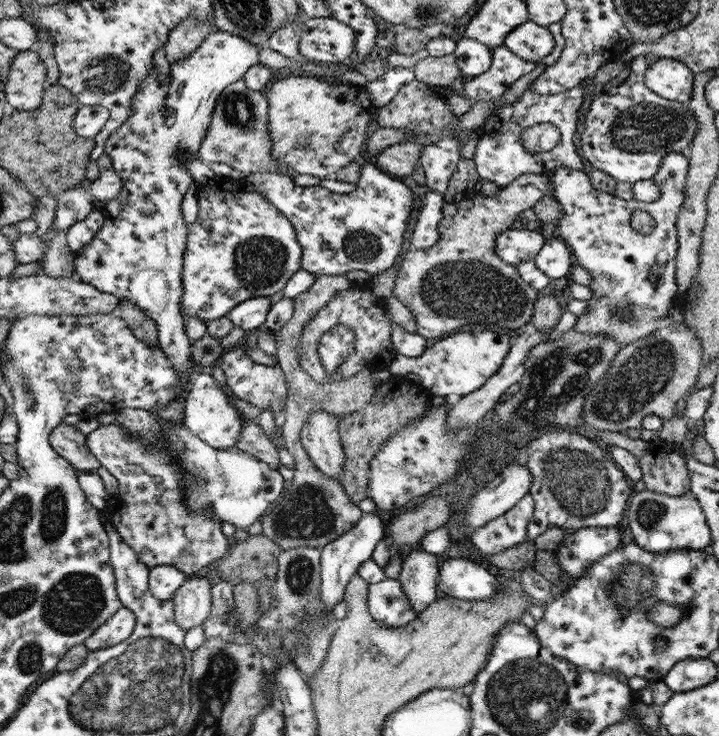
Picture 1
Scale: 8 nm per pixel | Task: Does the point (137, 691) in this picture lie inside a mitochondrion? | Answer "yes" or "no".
yes

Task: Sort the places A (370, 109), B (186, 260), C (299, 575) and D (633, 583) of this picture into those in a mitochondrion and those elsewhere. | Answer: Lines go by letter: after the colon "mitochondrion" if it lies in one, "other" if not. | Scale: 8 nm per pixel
A: other
B: other
C: mitochondrion
D: mitochondrion

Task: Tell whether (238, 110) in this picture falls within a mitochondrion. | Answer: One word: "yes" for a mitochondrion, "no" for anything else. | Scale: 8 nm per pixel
yes

